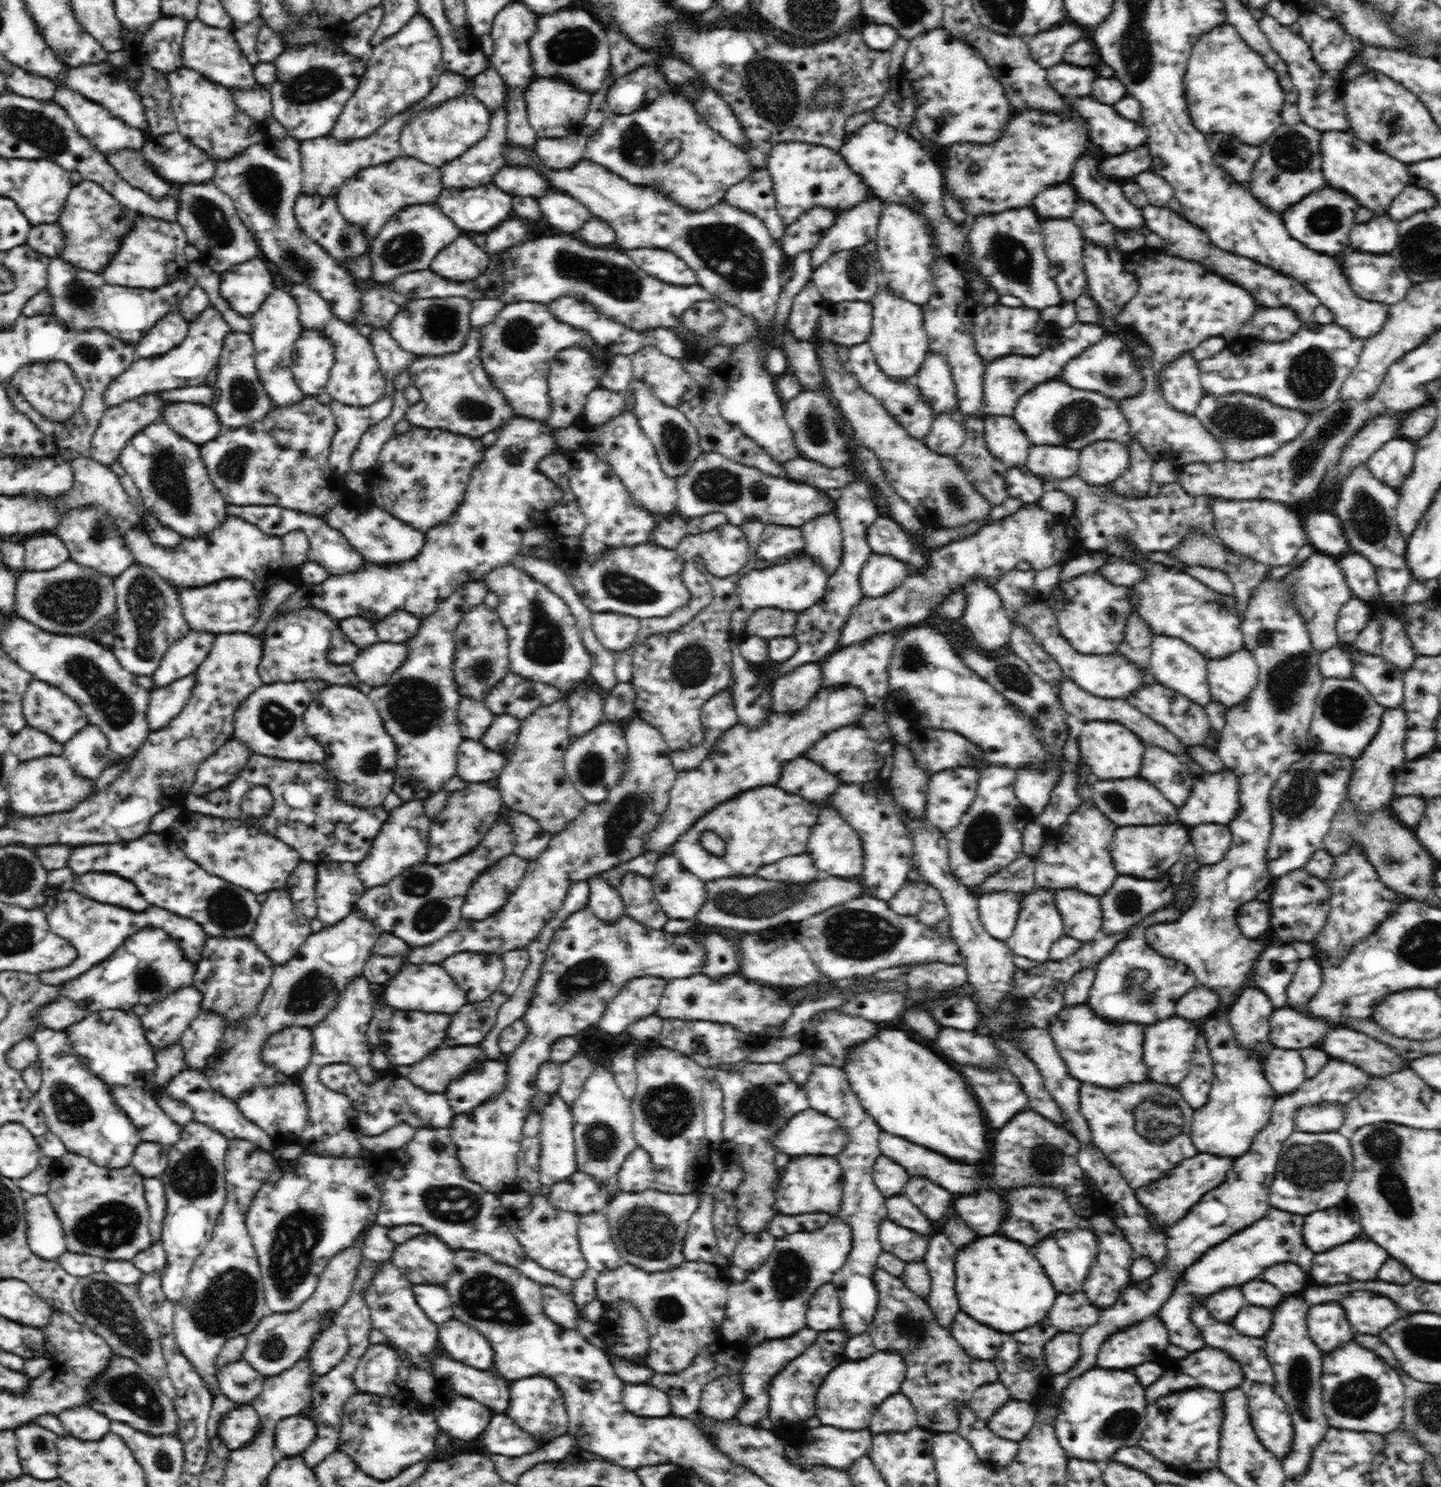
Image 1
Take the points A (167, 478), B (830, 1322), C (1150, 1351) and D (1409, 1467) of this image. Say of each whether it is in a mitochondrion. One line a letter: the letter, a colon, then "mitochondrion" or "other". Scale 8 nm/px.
A: mitochondrion
B: other
C: other
D: other

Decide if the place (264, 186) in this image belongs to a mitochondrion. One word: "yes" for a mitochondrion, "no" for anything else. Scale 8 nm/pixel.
yes

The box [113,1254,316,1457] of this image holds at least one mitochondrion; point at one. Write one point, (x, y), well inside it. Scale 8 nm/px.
(228, 1302)

